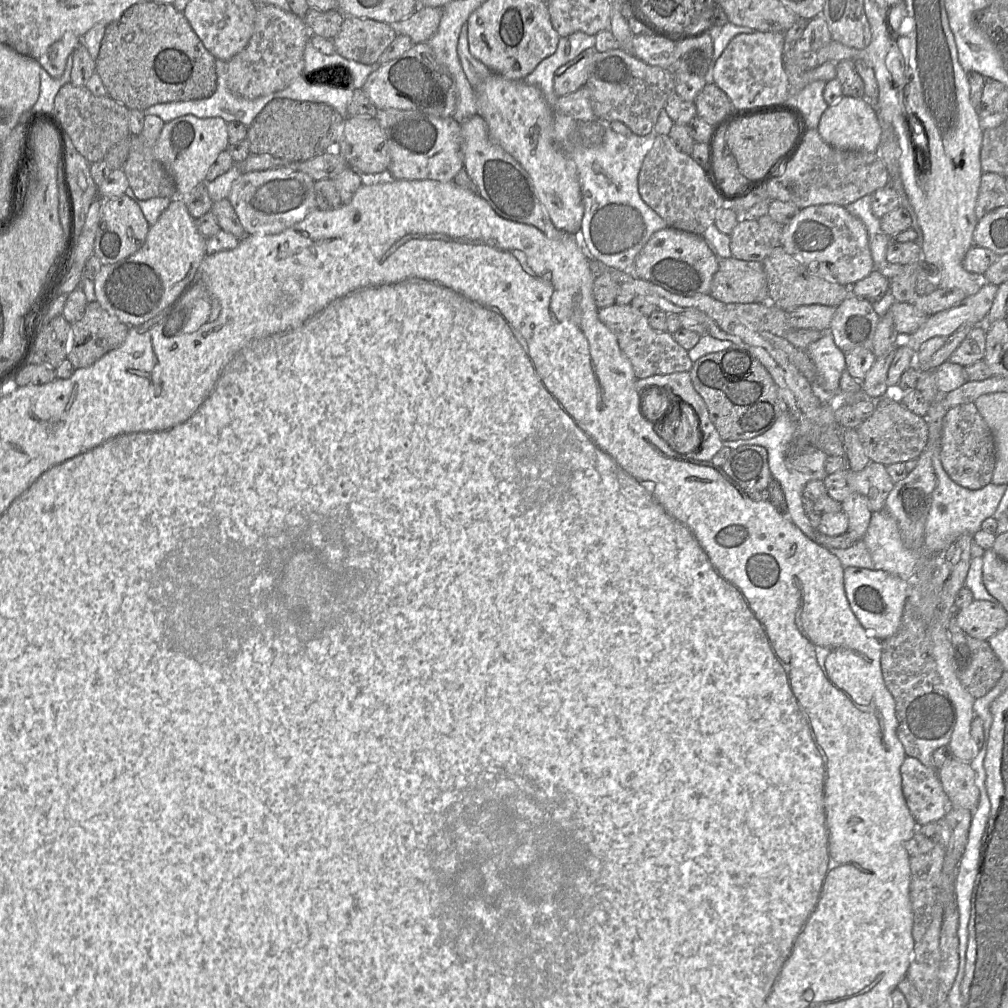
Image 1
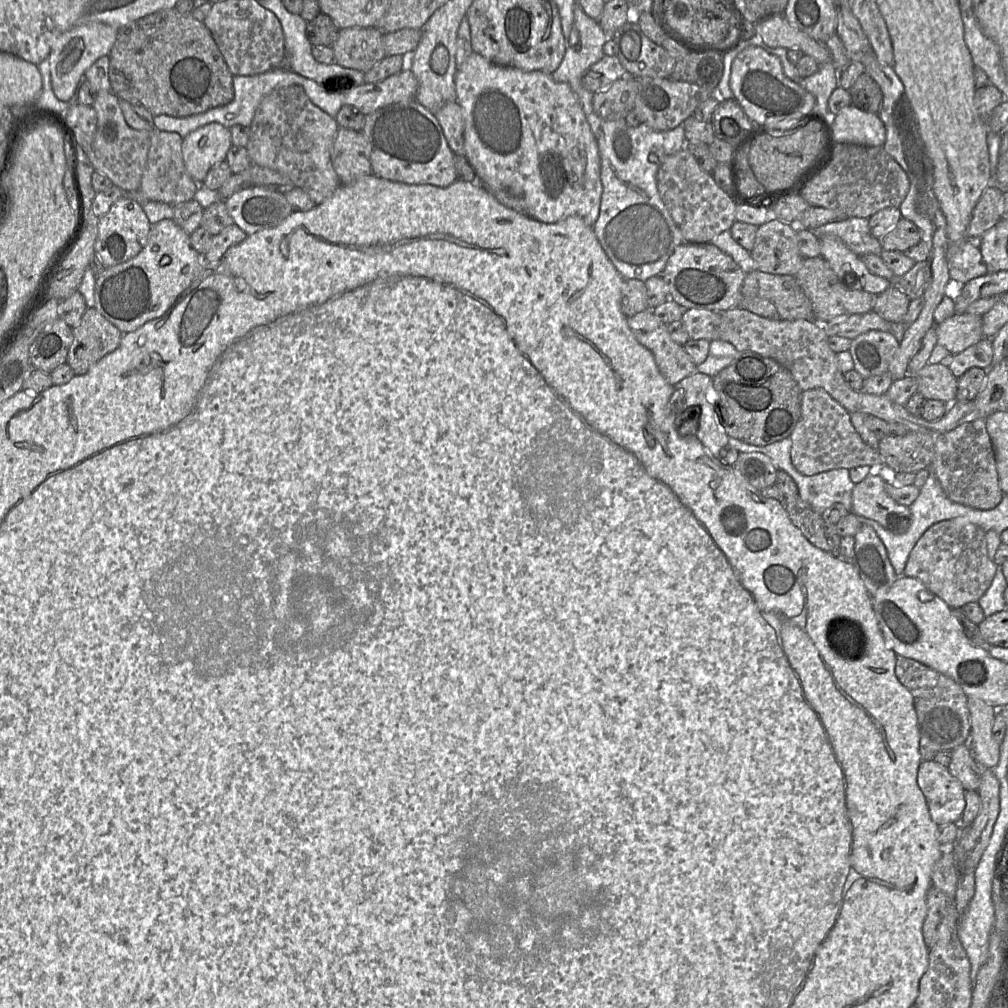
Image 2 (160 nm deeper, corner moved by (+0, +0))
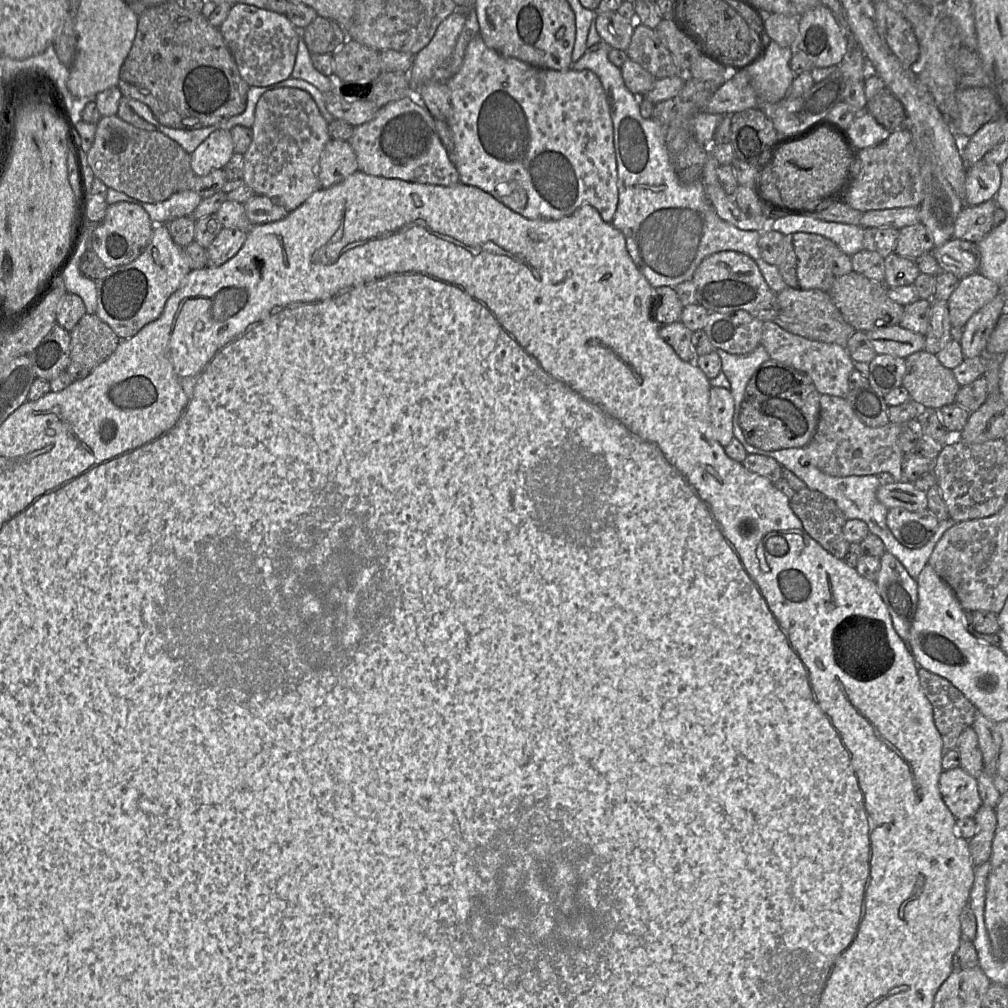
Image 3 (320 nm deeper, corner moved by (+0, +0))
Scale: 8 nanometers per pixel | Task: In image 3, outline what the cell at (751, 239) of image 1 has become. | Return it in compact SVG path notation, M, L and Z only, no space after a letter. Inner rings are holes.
M797 232L784 235L787 245L792 244L797 257L797 279L799 288L819 289L829 292L836 278L833 273L833 265L835 258L843 252L840 247L832 240L814 233Z

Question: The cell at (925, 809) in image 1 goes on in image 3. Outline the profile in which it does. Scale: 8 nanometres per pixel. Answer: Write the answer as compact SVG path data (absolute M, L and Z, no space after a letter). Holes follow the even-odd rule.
M962 768L944 770L939 777L941 797L956 820L973 818L982 806L977 778Z

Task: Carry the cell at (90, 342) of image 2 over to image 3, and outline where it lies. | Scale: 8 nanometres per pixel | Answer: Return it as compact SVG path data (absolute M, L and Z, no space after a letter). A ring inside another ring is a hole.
M85 313L70 331L70 356L66 371L75 380L86 378L115 351L119 337L96 314Z

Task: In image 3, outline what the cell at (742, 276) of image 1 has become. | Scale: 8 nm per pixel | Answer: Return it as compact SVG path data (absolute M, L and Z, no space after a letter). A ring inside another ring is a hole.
M787 286L776 293L778 315L774 322L784 330L810 340L833 343L845 348L856 330L844 319L829 293L819 289L804 290Z

